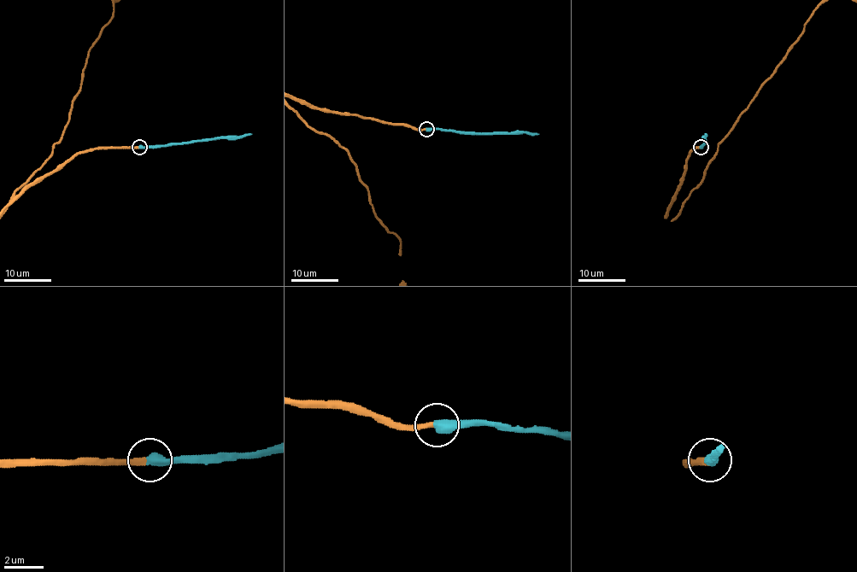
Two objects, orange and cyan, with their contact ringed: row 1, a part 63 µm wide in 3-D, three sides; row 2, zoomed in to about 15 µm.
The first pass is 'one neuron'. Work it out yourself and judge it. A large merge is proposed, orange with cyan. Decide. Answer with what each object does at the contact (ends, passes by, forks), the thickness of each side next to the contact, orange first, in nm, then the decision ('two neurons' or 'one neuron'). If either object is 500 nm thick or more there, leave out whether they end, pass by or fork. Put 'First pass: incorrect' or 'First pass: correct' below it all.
280 nm thick on the orange side, 550 nm on the other; one neuron
First pass: correct

